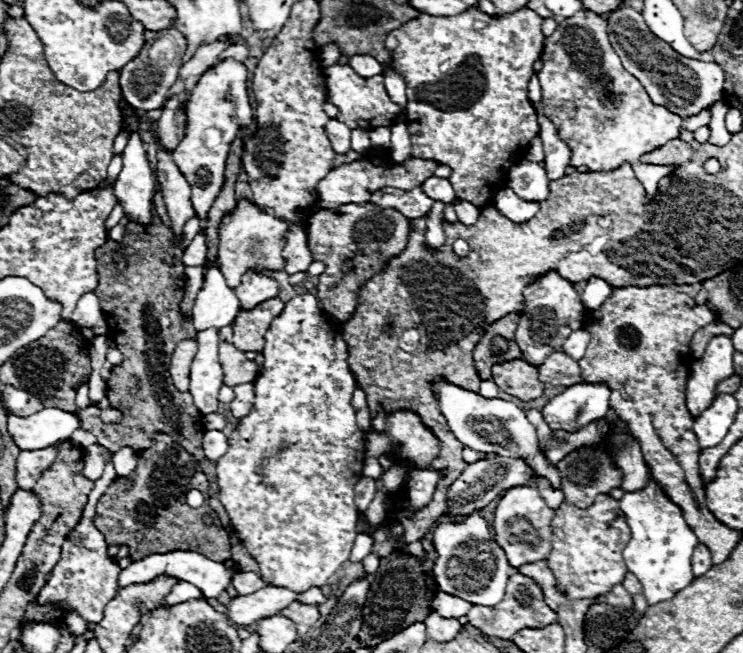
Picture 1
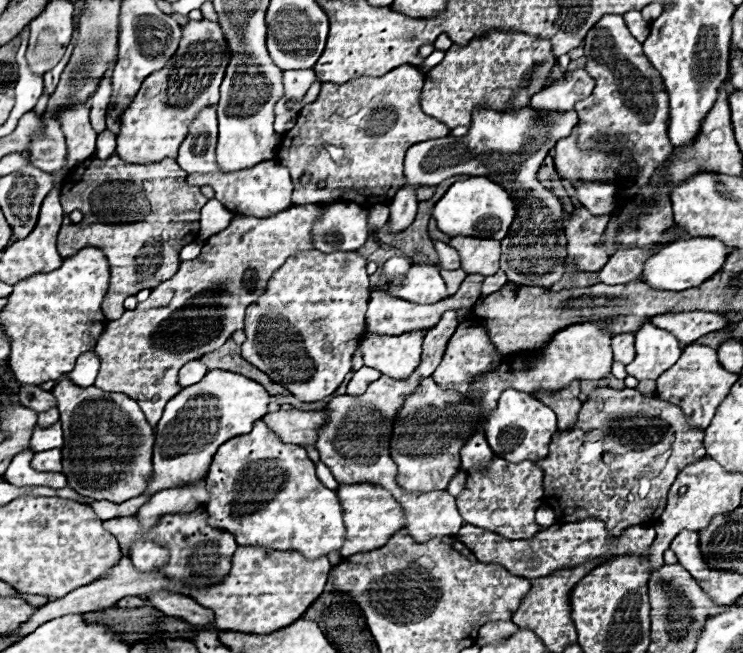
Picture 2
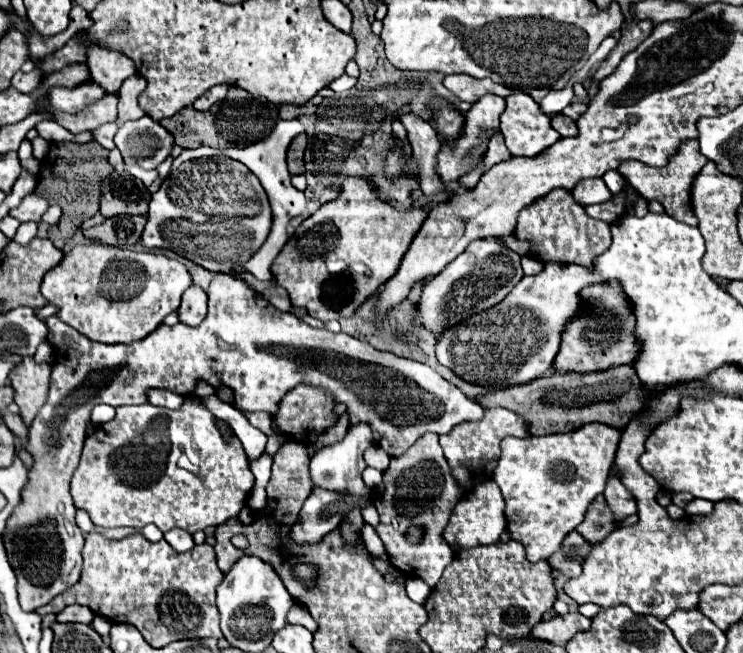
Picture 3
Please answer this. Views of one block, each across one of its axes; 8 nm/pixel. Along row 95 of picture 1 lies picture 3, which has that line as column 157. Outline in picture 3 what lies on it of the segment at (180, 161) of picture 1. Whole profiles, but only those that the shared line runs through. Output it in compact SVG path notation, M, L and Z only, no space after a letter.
M216 156L208 160L188 160L176 170L172 170L170 176L162 182L160 190L152 194L146 218L148 222L140 238L140 244L144 248L168 248L210 272L232 272L234 268L242 266L264 244L272 224L268 198L258 178L242 162L226 156Z

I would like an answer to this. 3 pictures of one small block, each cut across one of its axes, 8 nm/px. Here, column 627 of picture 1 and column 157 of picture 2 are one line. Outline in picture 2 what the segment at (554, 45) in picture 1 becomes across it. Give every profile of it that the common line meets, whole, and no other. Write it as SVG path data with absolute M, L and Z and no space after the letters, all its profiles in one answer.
M188 20L182 28L178 52L166 66L152 72L120 116L116 152L130 164L152 164L164 158L178 158L178 148L188 134L190 122L208 106L218 104L218 88L228 66L228 46L218 22Z

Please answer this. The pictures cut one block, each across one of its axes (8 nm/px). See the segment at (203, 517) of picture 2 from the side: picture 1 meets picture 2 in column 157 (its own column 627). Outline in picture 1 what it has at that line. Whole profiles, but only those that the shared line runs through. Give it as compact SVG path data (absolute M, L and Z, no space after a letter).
M600 494L596 502L582 510L574 504L564 502L552 520L554 548L548 558L548 568L554 572L558 582L568 590L570 598L596 598L606 596L612 586L620 584L628 572L622 550L630 540L630 528L626 516L618 508L618 500Z

